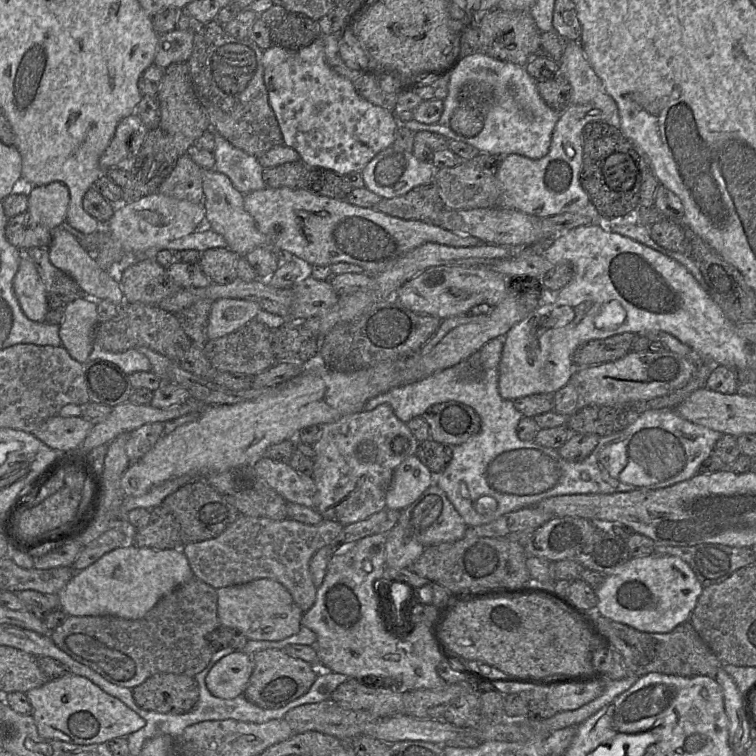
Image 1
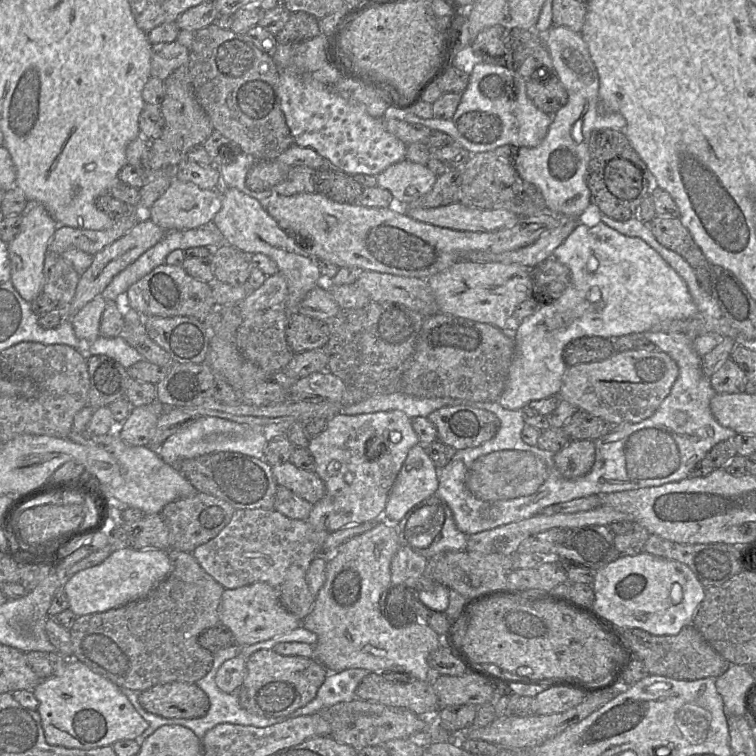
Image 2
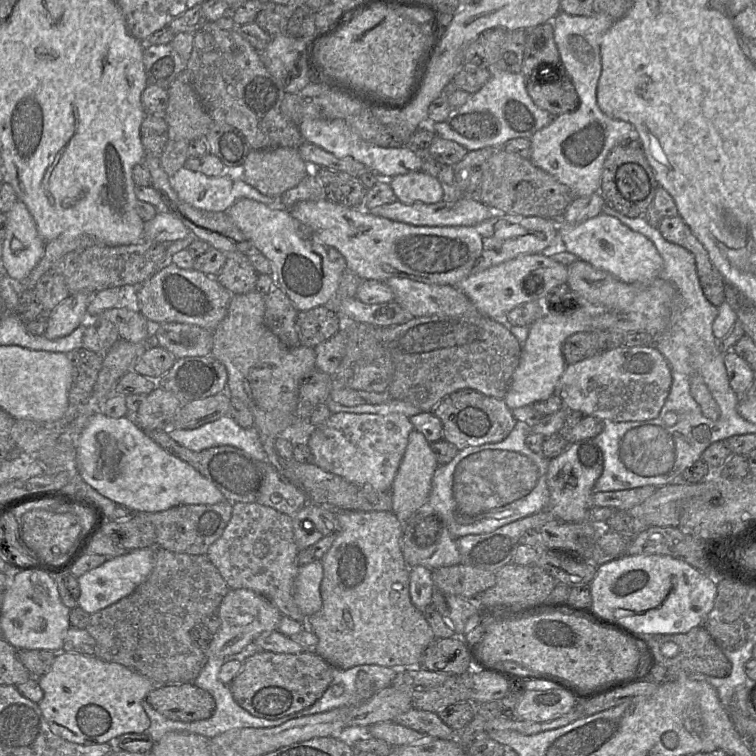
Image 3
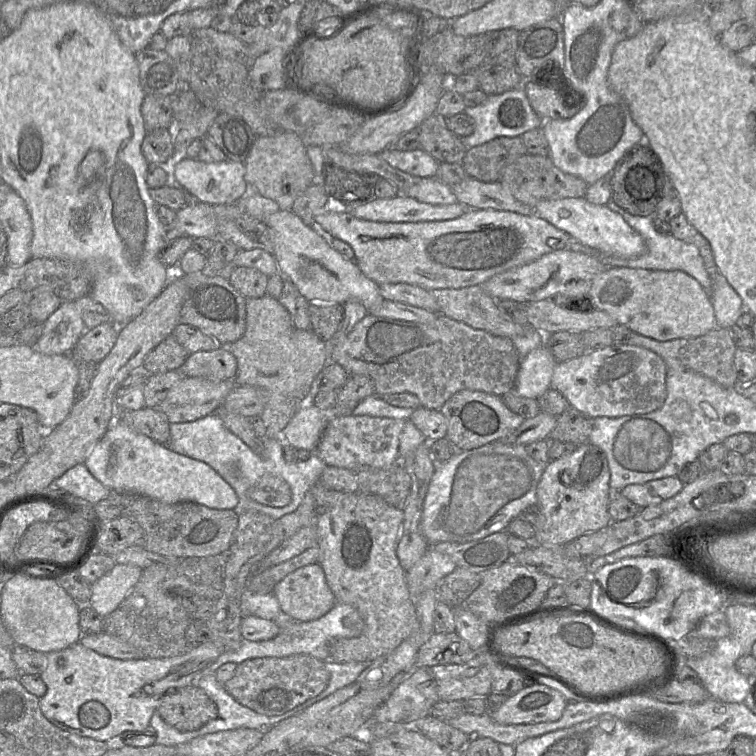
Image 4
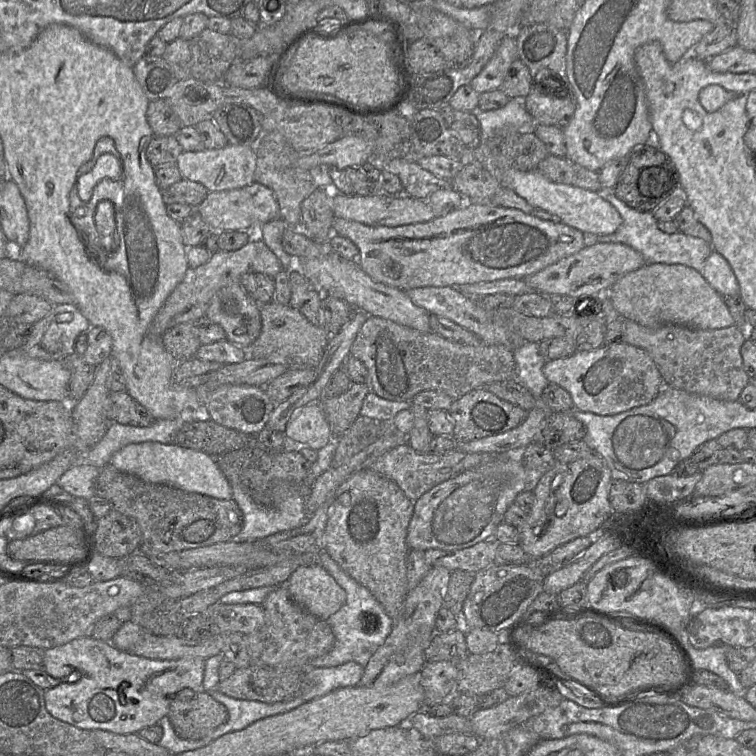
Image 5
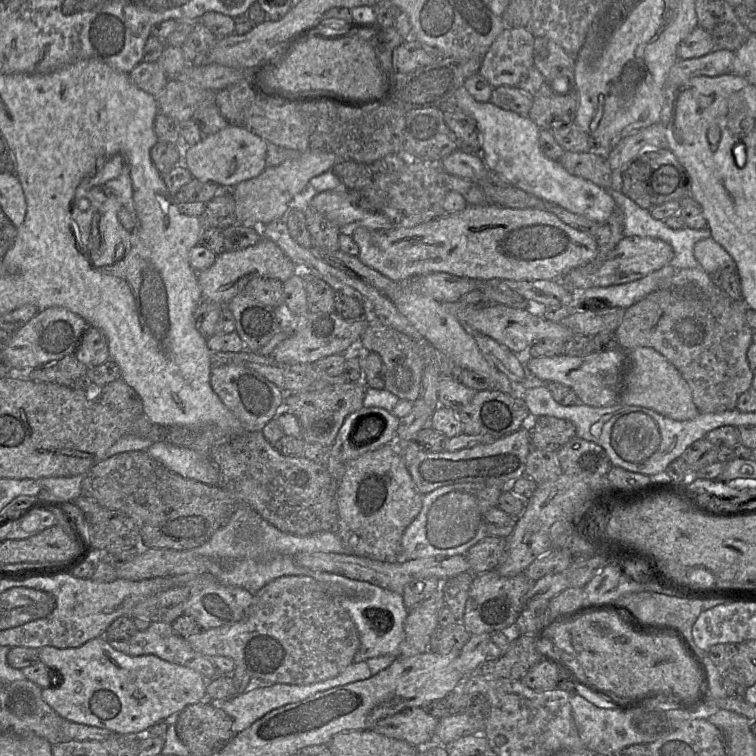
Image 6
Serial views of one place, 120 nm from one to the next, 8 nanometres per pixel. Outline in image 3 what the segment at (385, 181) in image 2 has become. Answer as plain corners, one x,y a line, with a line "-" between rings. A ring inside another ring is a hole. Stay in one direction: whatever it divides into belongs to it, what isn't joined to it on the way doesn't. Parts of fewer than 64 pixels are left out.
423,171
396,175
387,179
397,200
405,204
434,204
443,200
444,192
437,177

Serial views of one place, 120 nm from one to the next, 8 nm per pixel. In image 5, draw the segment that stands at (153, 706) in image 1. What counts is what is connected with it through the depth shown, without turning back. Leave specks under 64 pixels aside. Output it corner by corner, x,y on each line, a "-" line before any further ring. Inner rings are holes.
203,689
186,700
171,701
167,713
176,734
183,739
200,739
228,719
227,708

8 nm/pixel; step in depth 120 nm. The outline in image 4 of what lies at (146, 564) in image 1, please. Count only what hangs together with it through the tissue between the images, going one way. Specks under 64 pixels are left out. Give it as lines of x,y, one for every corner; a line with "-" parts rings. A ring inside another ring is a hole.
116,563
114,567
91,583
88,605
102,616
112,612
139,580
142,568
134,564

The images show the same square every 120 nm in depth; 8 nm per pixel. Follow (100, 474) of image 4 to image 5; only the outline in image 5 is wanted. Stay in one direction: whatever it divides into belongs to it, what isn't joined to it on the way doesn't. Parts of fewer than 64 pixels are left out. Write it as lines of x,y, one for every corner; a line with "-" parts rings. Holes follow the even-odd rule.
142,442
123,447
112,455
109,464
150,483
165,484
186,492
200,493
217,499
233,498
231,485
218,467
215,458
203,451
176,444

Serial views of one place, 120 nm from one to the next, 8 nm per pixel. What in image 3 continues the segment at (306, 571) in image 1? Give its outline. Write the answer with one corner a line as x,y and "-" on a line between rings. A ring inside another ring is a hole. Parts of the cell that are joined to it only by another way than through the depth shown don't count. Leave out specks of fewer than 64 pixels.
237,502
232,503
231,519
221,536
209,546
206,555
218,569
230,589
252,589
266,596
282,615
304,622
307,617
301,612
294,599
294,582
300,569
297,562
299,552
294,537
292,516
257,502

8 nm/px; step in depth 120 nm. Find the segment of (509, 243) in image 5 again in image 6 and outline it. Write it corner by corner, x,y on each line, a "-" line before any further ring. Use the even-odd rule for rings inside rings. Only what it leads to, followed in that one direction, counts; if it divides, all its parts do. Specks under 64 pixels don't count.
495,204
468,205
462,211
445,213
411,228
376,231
357,227
349,232
359,246
359,260
399,283
436,272
481,281
560,280
571,270
593,261
598,250
595,238
565,224
550,212
534,208
513,209

